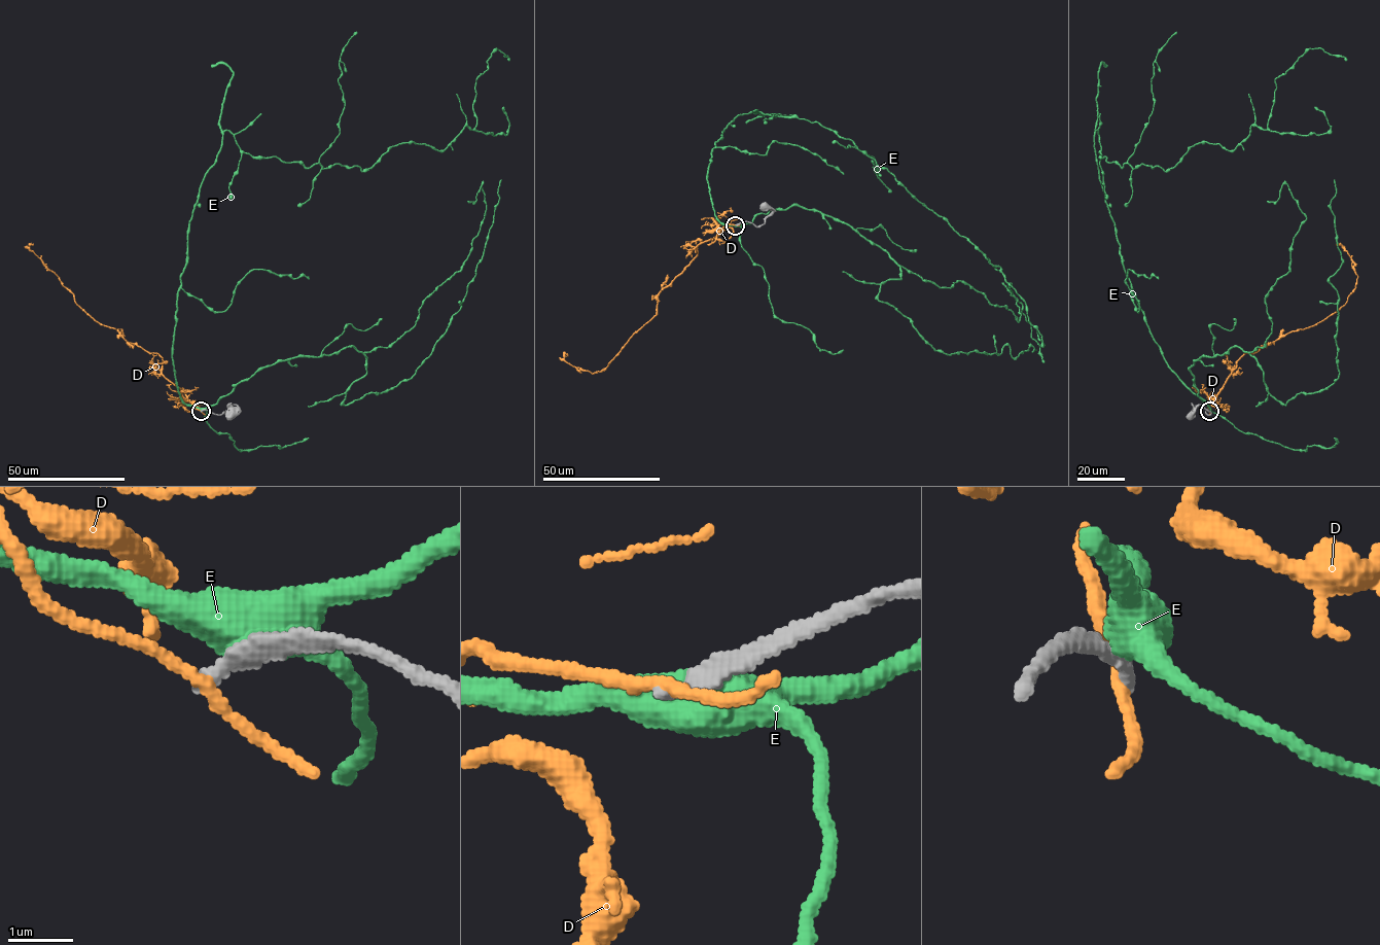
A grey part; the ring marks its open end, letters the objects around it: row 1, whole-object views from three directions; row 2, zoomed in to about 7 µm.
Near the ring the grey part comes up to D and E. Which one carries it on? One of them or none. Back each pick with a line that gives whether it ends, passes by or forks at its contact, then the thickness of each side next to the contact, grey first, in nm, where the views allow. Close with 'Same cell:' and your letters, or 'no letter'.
Same cell: no letter

